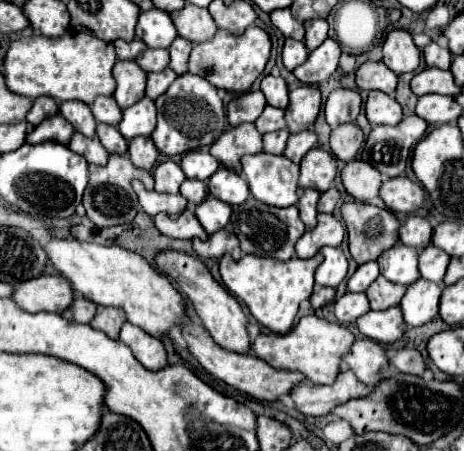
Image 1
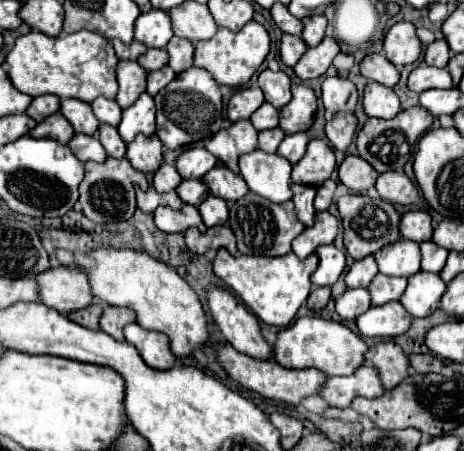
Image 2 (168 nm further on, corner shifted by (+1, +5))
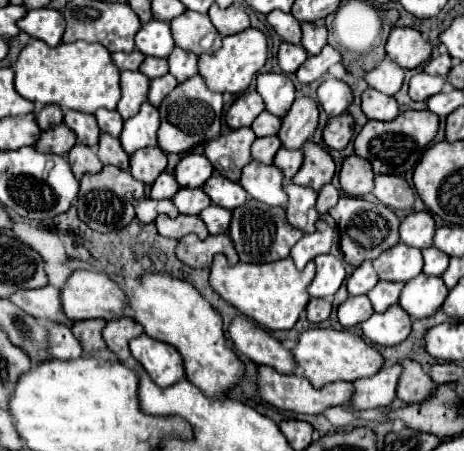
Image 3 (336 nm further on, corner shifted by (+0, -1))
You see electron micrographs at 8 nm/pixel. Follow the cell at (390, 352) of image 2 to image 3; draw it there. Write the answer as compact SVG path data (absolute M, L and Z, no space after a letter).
M403 360L403 374L397 386L397 398L407 404L419 404L419 400L427 400L431 392L435 392L435 384L429 374L423 372L421 364L413 360Z

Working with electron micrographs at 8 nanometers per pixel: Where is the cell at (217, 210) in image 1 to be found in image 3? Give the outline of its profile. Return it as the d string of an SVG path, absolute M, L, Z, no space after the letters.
M211 204L209 208L205 208L201 214L201 220L207 224L209 234L223 234L229 230L229 222L231 222L231 212L227 208L221 208L217 204Z

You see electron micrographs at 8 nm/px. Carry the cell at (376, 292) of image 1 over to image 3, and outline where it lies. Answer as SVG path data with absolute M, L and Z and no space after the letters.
M379 282L367 296L369 296L371 304L373 304L373 310L383 312L383 310L387 310L389 306L393 306L399 300L401 290L403 290L403 284Z

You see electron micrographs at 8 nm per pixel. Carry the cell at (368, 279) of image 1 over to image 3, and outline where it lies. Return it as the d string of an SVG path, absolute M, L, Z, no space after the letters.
M363 262L361 266L355 268L355 272L349 276L347 280L347 290L351 296L359 296L359 294L367 294L375 284L379 282L377 272L373 270L371 262Z

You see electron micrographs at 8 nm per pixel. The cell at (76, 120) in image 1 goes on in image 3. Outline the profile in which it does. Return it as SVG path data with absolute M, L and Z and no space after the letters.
M69 110L65 114L65 120L63 122L75 132L79 144L97 146L97 142L99 142L99 126L97 126L97 120L95 120L93 114Z

